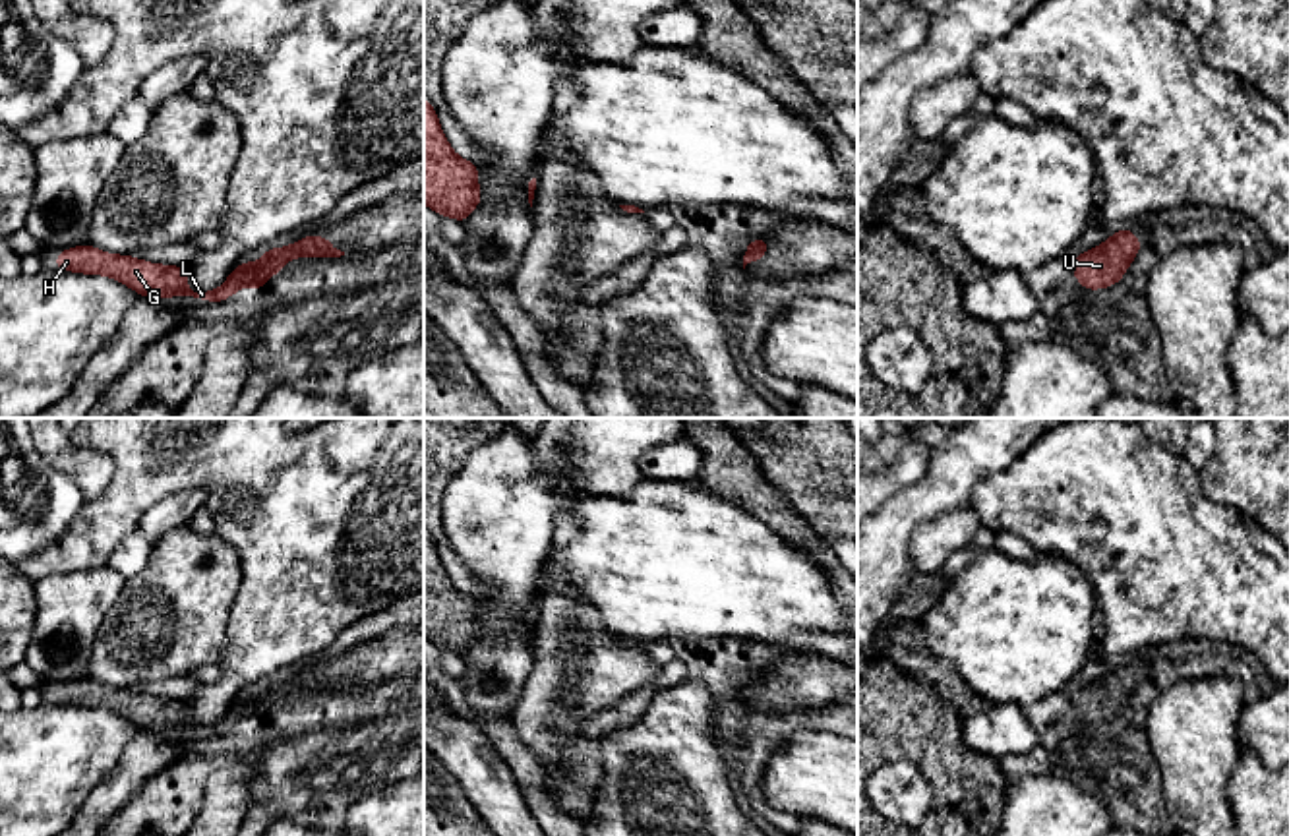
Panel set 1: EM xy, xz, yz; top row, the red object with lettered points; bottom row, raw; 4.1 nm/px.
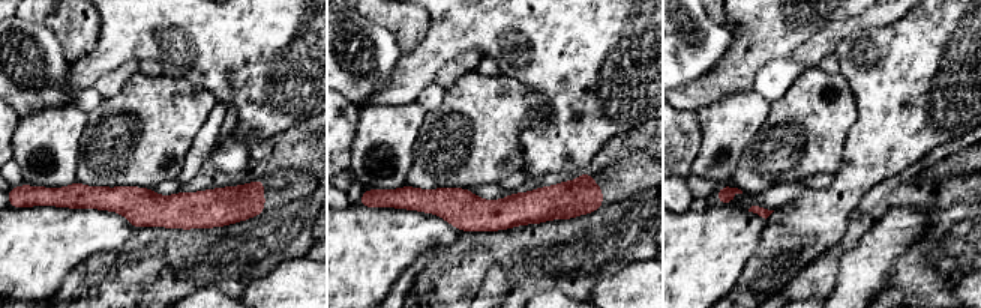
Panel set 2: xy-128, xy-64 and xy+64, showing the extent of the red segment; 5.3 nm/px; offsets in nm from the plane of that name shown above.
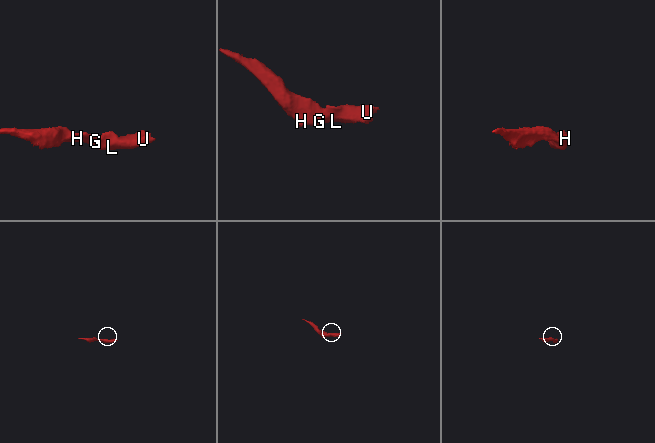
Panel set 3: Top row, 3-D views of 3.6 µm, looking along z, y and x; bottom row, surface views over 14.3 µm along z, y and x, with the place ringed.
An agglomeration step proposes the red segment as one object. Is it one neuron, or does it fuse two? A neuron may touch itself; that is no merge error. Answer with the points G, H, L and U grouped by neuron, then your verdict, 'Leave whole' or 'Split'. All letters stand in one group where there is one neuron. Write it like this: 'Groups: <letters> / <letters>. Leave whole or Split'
Groups: G H L U. Leave whole

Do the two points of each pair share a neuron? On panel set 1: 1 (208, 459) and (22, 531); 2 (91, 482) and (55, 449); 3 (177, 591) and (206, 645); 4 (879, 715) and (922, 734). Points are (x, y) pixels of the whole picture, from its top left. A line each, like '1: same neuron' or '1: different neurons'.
1: different neurons
2: same neuron
3: same neuron
4: same neuron

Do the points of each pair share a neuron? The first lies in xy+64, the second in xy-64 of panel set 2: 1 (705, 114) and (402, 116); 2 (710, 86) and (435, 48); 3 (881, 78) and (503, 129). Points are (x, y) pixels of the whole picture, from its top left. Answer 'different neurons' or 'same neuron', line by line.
1: same neuron
2: same neuron
3: different neurons

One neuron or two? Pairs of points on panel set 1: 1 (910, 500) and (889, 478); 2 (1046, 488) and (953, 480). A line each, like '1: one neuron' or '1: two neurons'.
1: two neurons
2: two neurons

